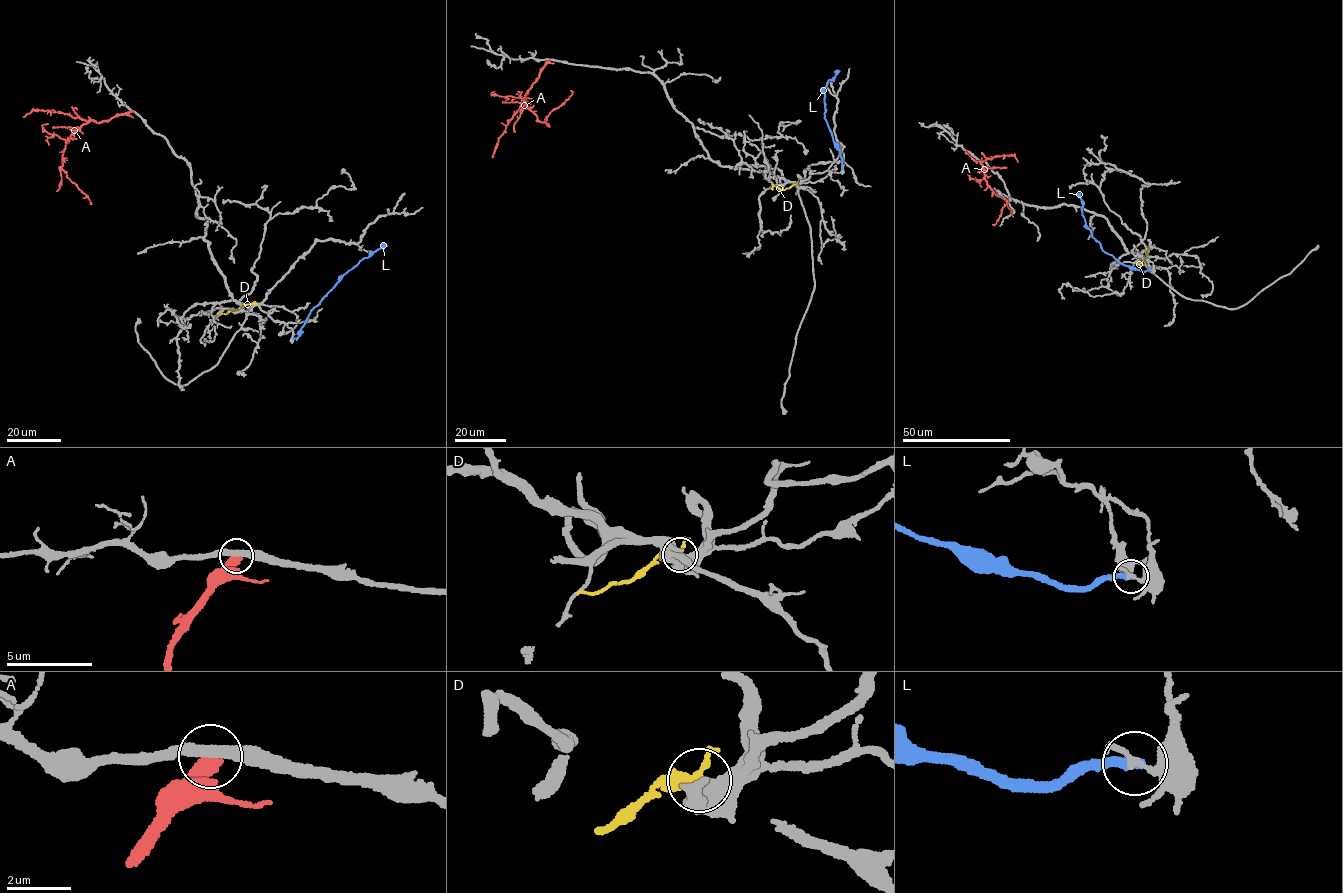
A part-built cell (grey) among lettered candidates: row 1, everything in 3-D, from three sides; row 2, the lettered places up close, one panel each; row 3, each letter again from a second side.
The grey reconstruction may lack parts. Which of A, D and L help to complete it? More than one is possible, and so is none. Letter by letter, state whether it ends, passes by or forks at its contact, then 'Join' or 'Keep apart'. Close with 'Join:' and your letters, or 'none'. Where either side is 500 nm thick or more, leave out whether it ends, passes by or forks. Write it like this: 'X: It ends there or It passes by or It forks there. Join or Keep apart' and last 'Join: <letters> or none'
A: It ends there. Keep apart
D: Keep apart
L: It ends there. Keep apart
Join: none

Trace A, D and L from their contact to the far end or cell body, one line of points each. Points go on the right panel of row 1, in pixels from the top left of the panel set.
A: (965, 149), (976, 162), (980, 162), (991, 190), (1008, 200), (992, 224)
D: (1147, 248), (1146, 257), (1138, 263), (1141, 267)
L: (1150, 270), (1121, 264), (1103, 251), (1087, 226), (1080, 193)

